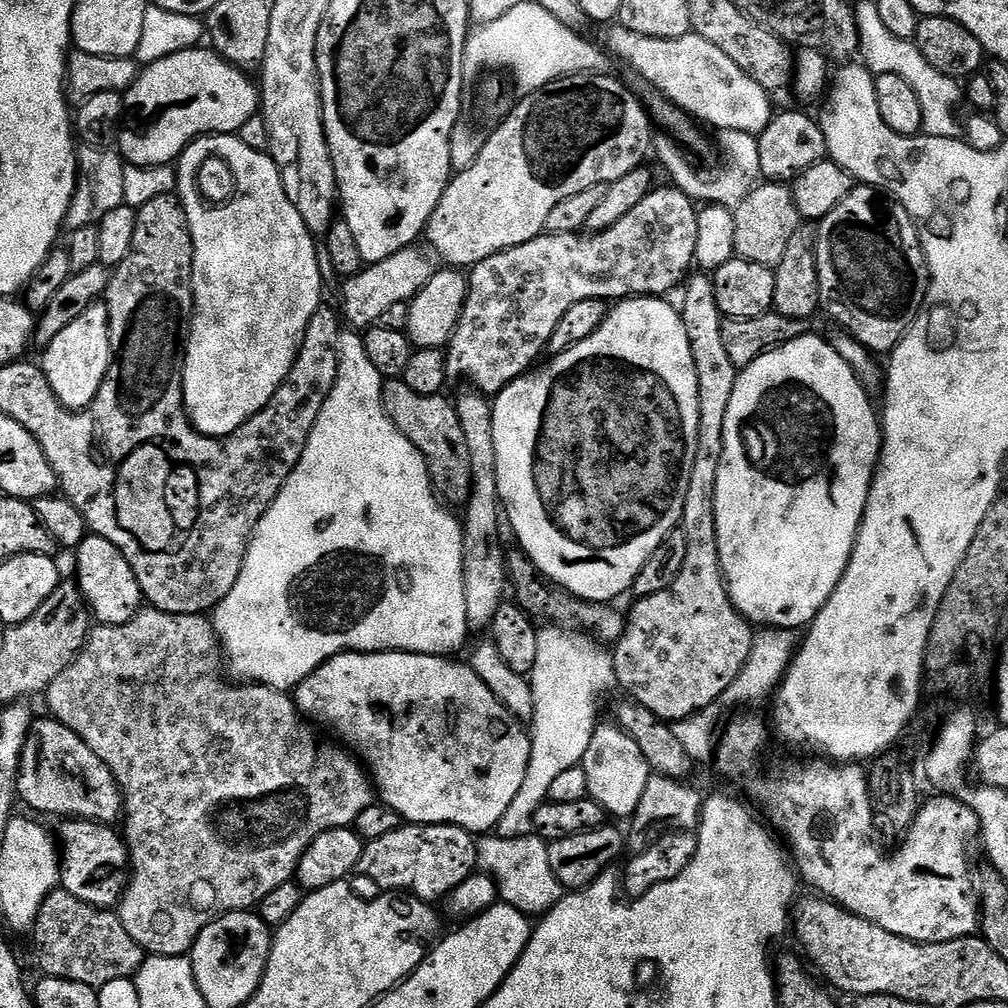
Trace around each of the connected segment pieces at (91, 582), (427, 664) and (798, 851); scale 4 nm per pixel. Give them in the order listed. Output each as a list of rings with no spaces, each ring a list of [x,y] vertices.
[[[95,534],[85,536],[79,548],[75,549],[76,576],[80,586],[80,593],[90,609],[91,615],[100,624],[125,624],[134,618],[145,603],[142,590],[138,586],[138,578],[126,562],[122,550],[114,546],[106,538]]]
[[[343,652],[341,656],[335,656],[332,660],[327,660],[322,666],[318,666],[311,674],[299,684],[294,690],[294,699],[296,707],[309,721],[315,722],[317,725],[328,723],[342,739],[345,745],[353,744],[355,755],[366,765],[367,771],[370,773],[370,779],[374,785],[375,791],[378,793],[379,799],[388,807],[394,809],[400,815],[401,821],[408,824],[453,824],[455,828],[464,828],[473,834],[488,834],[496,827],[496,823],[502,818],[502,814],[506,814],[506,806],[510,806],[510,802],[514,802],[514,794],[518,794],[518,790],[522,787],[522,778],[526,778],[526,766],[530,762],[530,750],[532,749],[532,737],[529,729],[524,728],[519,719],[510,714],[510,710],[506,710],[506,706],[502,706],[502,702],[498,702],[498,698],[494,698],[494,694],[490,694],[490,686],[486,686],[486,682],[482,682],[482,678],[478,678],[478,674],[474,674],[474,670],[467,663],[459,664],[456,658],[445,658],[442,656],[424,656],[420,652]]]
[[[736,716],[733,718],[732,721],[730,720],[731,719],[729,719],[727,723],[723,725],[722,731],[719,733],[718,743],[716,745],[716,750],[714,753],[714,765],[716,764],[717,770],[720,771],[721,774],[724,775],[725,778],[728,779],[730,783],[737,784],[737,786],[740,788],[745,788],[745,790],[748,791],[749,794],[752,795],[754,799],[761,800],[761,802],[764,803],[764,808],[766,811],[768,811],[768,816],[766,815],[767,823],[771,825],[771,827],[775,829],[777,833],[779,833],[779,835],[782,837],[783,843],[787,845],[787,847],[790,849],[790,856],[791,856],[791,859],[794,861],[794,867],[798,873],[799,879],[803,881],[803,883],[805,880],[805,882],[808,883],[810,887],[817,888],[817,890],[820,891],[817,893],[819,893],[821,897],[831,900],[833,904],[839,904],[840,907],[844,908],[847,912],[853,912],[855,916],[860,916],[861,918],[863,918],[863,920],[868,920],[871,924],[877,924],[878,926],[882,926],[882,930],[890,930],[890,934],[898,934],[898,938],[906,938],[907,940],[913,940],[914,942],[918,942],[919,944],[933,944],[934,942],[950,942],[954,938],[966,938],[967,936],[977,935],[978,929],[980,927],[980,905],[978,903],[978,888],[977,888],[977,885],[974,883],[974,868],[972,872],[972,864],[970,861],[968,861],[968,851],[971,850],[972,843],[974,843],[975,840],[977,843],[978,837],[980,836],[980,820],[979,818],[976,817],[976,815],[974,814],[974,810],[972,809],[971,806],[969,806],[969,804],[960,803],[960,801],[957,800],[956,797],[951,794],[944,794],[944,795],[936,794],[936,797],[934,797],[933,800],[927,801],[927,799],[925,799],[923,803],[921,803],[919,812],[916,815],[916,820],[913,821],[912,825],[910,825],[907,832],[903,835],[902,839],[899,841],[898,847],[896,849],[898,848],[900,849],[898,849],[897,852],[893,854],[893,856],[884,856],[883,850],[880,849],[879,846],[876,845],[874,841],[872,841],[872,838],[874,839],[873,828],[875,826],[875,818],[877,813],[874,811],[874,804],[872,808],[872,796],[870,793],[868,793],[868,780],[866,777],[864,777],[864,772],[862,769],[860,769],[863,767],[861,767],[859,763],[829,762],[827,759],[824,759],[824,758],[812,758],[816,760],[810,761],[809,764],[796,764],[793,766],[793,768],[784,768],[781,770],[781,772],[772,772],[769,774],[769,776],[760,776],[760,759],[763,758],[764,747],[766,747],[768,744],[768,732],[770,736],[770,728],[769,728],[769,725],[766,723],[765,717],[763,720],[763,718],[760,716]]]

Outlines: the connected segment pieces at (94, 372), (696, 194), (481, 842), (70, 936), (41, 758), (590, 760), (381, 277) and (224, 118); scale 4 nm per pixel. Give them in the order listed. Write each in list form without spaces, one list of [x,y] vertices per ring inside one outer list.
[[[104,302],[91,304],[62,334],[55,336],[43,349],[42,367],[52,393],[63,408],[83,410],[88,408],[98,394],[112,364],[113,351],[108,333],[108,305]]]
[[[721,131],[718,137],[724,161],[717,168],[695,168],[694,165],[688,164],[687,158],[679,152],[681,149],[668,138],[657,139],[654,152],[655,155],[660,155],[665,170],[672,175],[671,183],[683,190],[694,202],[703,202],[705,205],[720,204],[722,207],[735,210],[752,193],[761,179],[758,166],[758,139],[750,133],[729,131]]]
[[[488,834],[477,841],[477,865],[497,884],[497,893],[501,901],[517,909],[527,916],[542,916],[553,907],[564,895],[563,885],[554,878],[550,868],[547,841],[535,834],[531,836],[519,836],[518,838],[502,839],[495,834]]]
[[[53,890],[42,902],[36,915],[36,922],[30,929],[32,948],[36,951],[36,964],[41,968],[44,976],[57,976],[74,982],[89,984],[91,988],[99,989],[114,979],[135,977],[146,959],[144,949],[126,934],[119,915],[107,908],[95,908],[78,898],[74,894],[63,890]]]
[[[51,718],[33,719],[32,729],[20,755],[20,769],[16,775],[16,794],[19,803],[59,818],[95,820],[98,824],[115,825],[121,819],[124,800],[116,779],[102,758],[62,722]]]
[[[618,726],[611,727],[597,727],[590,738],[590,746],[582,765],[586,774],[586,786],[589,797],[597,800],[609,817],[631,818],[636,815],[638,802],[642,802],[642,790],[646,790],[650,769],[642,750],[638,750],[638,742],[634,742],[634,738],[627,736]]]
[[[416,246],[403,248],[398,254],[390,254],[390,258],[382,258],[382,262],[361,268],[357,276],[347,277],[343,281],[343,319],[359,330],[367,330],[379,321],[382,310],[394,306],[394,302],[407,302],[416,297],[418,290],[430,282],[434,271],[434,265],[418,249]]]
[[[201,46],[170,54],[153,64],[139,69],[136,81],[130,85],[124,97],[122,127],[118,132],[118,152],[129,165],[152,168],[171,165],[179,161],[184,149],[202,136],[230,136],[239,133],[246,122],[250,122],[261,107],[260,89],[247,71],[234,67],[223,60],[211,47]]]

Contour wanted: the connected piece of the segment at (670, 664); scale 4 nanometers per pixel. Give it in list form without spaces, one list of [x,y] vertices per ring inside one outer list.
[[[695,274],[687,277],[686,283],[683,285],[682,293],[684,292],[684,301],[678,304],[678,311],[682,322],[686,326],[686,338],[690,338],[690,350],[694,354],[694,370],[698,374],[698,442],[696,443],[696,453],[692,456],[692,469],[690,470],[690,482],[686,490],[686,498],[684,499],[684,518],[682,527],[684,529],[684,537],[688,545],[686,546],[686,562],[682,562],[682,570],[678,574],[678,578],[674,578],[672,585],[666,590],[662,590],[653,596],[641,596],[635,601],[636,605],[632,609],[627,610],[626,619],[624,622],[624,632],[621,633],[619,640],[615,641],[614,651],[612,652],[612,661],[614,662],[614,670],[616,671],[617,685],[622,689],[625,688],[629,692],[631,699],[635,703],[646,706],[646,710],[650,710],[650,714],[658,714],[658,718],[669,722],[679,722],[685,720],[690,714],[694,714],[698,710],[702,710],[706,706],[717,703],[723,697],[724,691],[734,682],[734,678],[738,678],[738,674],[742,670],[742,666],[746,664],[746,658],[750,656],[752,649],[752,637],[754,635],[753,625],[744,617],[739,610],[733,606],[732,599],[728,597],[728,590],[724,587],[724,576],[720,573],[720,559],[716,553],[716,512],[712,509],[712,494],[716,487],[716,475],[718,474],[718,466],[720,465],[720,455],[724,449],[724,423],[726,422],[726,406],[730,406],[730,394],[734,394],[734,386],[736,385],[736,377],[738,370],[734,366],[734,362],[730,362],[730,357],[726,354],[726,346],[722,343],[722,322],[725,317],[720,315],[718,310],[718,298],[714,298],[714,282],[711,275]]]

